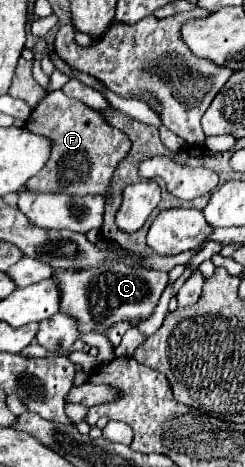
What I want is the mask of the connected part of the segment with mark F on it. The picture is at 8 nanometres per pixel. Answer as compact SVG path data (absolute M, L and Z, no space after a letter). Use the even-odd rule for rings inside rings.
M63 91L49 93L33 111L27 121L27 129L35 135L49 137L51 155L45 167L27 181L33 191L65 191L69 195L109 195L113 171L129 153L129 137L113 129L101 115L85 103L65 97Z

